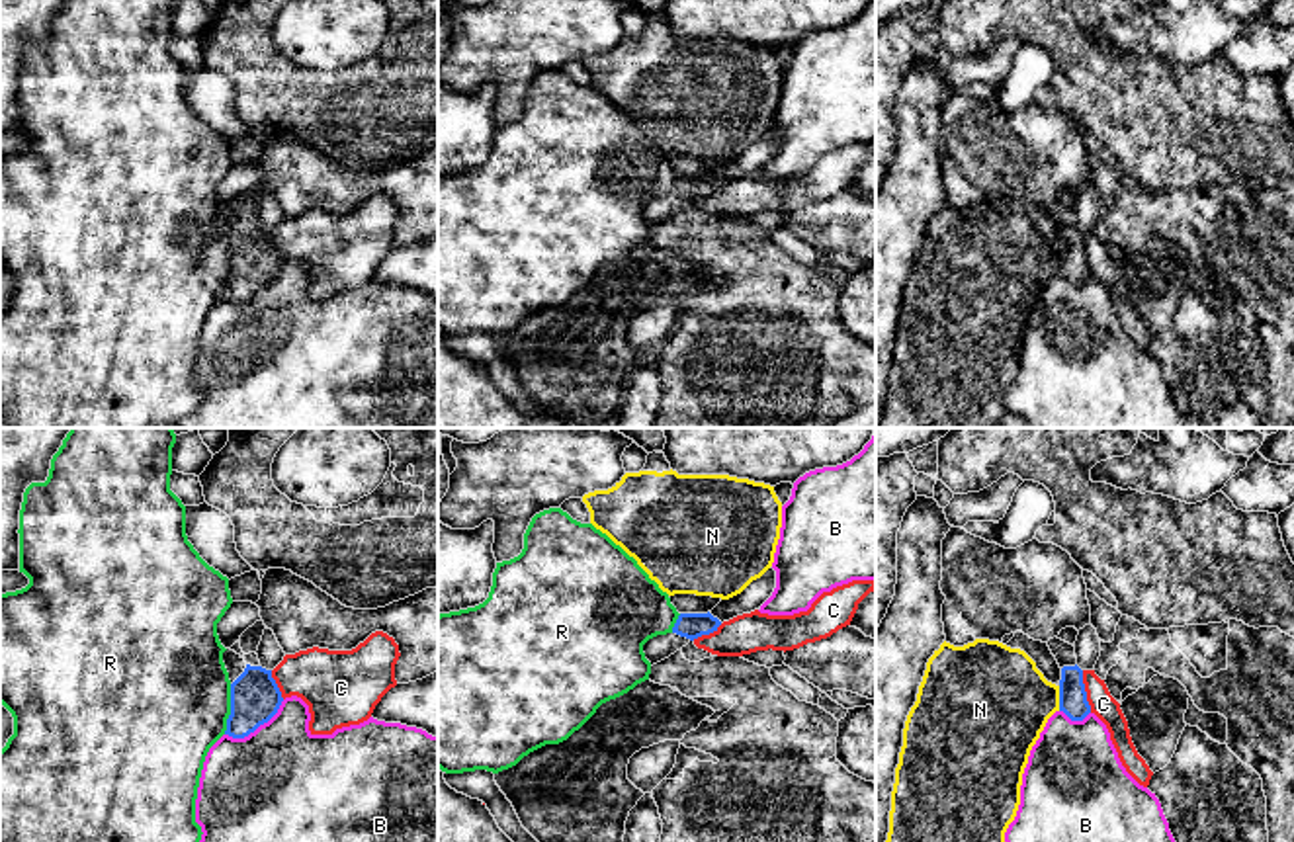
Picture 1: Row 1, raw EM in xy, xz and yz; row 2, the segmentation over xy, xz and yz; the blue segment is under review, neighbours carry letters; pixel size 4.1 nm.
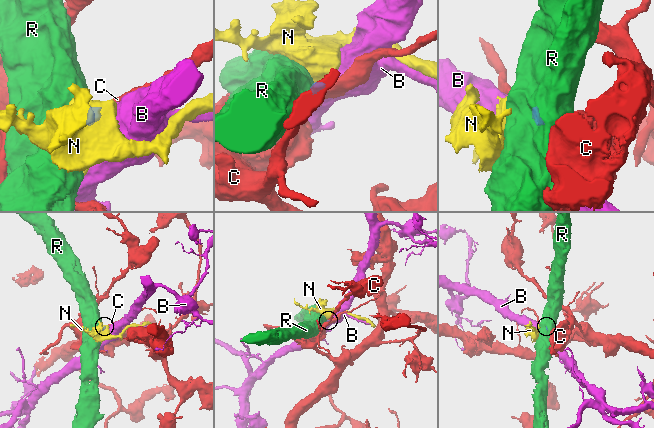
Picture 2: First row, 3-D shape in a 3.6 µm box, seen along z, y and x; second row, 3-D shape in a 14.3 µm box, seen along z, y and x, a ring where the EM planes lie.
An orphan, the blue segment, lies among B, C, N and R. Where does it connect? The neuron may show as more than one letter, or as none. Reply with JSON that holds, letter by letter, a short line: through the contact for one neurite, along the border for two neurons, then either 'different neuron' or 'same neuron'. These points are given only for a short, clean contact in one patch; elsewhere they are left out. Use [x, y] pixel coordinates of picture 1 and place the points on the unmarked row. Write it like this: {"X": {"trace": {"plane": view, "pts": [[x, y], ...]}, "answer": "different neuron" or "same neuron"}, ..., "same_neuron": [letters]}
{"B": {"trace": {"plane": "xy", "pts": [[284, 262], [266, 284], [247, 297], [225, 297]]}, "answer": "different neuron"}, "C": {"trace": {"plane": "yz", "pts": [[1081, 233], [1085, 262], [1091, 274]]}, "answer": "different neuron"}, "N": {"trace": {"plane": "yz", "pts": [[1058, 249], [1060, 272]]}, "answer": "different neuron"}, "R": {"trace": {"plane": "xy", "pts": [[231, 247], [231, 276], [223, 295]]}, "answer": "different neuron"}, "same_neuron": []}

